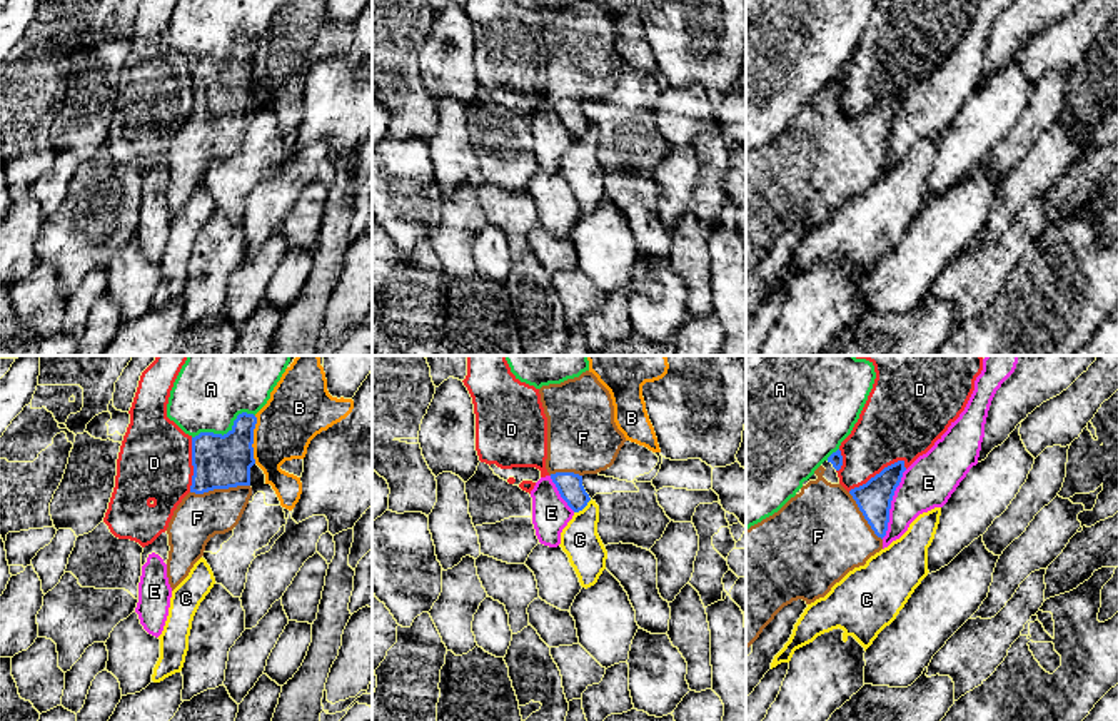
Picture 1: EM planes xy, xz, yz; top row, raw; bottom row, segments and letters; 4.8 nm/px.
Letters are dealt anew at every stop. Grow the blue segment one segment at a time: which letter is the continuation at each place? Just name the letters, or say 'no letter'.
F

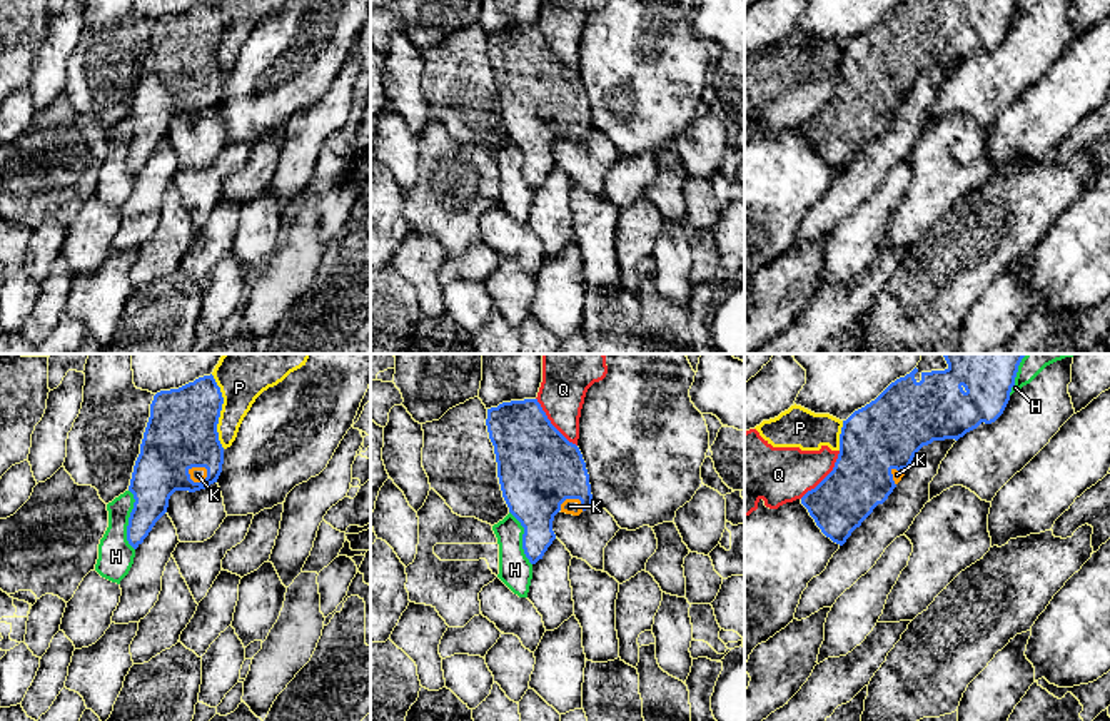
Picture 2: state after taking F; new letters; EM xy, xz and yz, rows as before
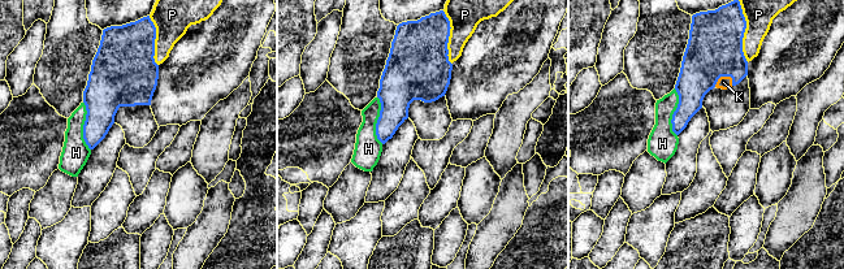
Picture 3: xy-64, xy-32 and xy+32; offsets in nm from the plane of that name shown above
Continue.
K

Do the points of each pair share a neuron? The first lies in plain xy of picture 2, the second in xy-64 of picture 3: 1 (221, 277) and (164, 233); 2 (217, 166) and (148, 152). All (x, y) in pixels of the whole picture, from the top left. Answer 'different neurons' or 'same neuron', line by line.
1: same neuron
2: same neuron

